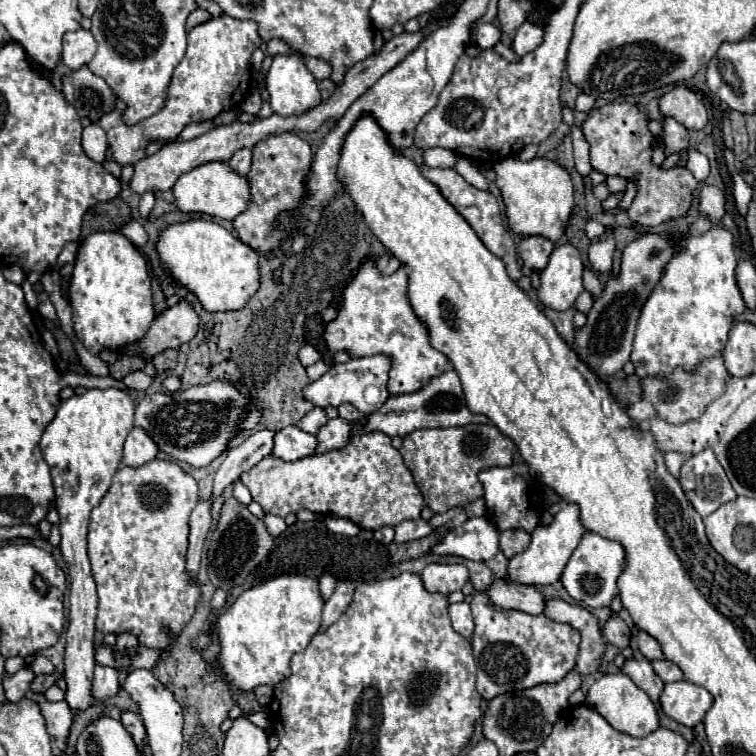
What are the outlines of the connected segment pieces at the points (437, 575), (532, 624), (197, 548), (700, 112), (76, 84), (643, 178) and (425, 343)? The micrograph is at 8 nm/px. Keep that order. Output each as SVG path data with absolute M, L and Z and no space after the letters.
M429 564L421 572L421 578L429 592L449 594L463 588L469 580L469 570L463 564Z
M475 592L471 612L475 618L471 644L477 664L477 690L485 700L539 684L555 684L575 668L581 634L573 626L549 620L545 614L503 610L491 604L483 592Z
M203 500L197 502L197 506L191 512L191 534L189 534L189 552L187 552L187 570L195 576L199 570L199 560L203 552L203 542L207 538L209 526L211 526L211 502Z
M675 86L673 90L669 90L659 100L659 110L663 118L675 118L687 130L701 130L707 124L705 106L697 98L697 94L685 86Z
M87 66L63 76L63 96L75 106L81 118L87 116L91 122L97 122L103 114L115 108L113 90Z
M607 104L589 112L583 124L583 134L591 146L591 166L605 176L623 176L637 180L637 196L631 204L629 218L643 226L657 226L665 220L685 216L693 194L697 190L697 180L687 168L661 170L651 164L651 144L653 134L647 128L647 118L635 104Z
M365 262L345 286L339 316L327 324L323 338L331 354L337 350L349 350L353 358L373 354L391 356L391 394L415 392L425 386L429 378L443 374L447 368L447 358L439 354L439 350L431 348L427 328L413 314L413 308L407 300L407 270L403 266L391 276L381 276L373 262Z

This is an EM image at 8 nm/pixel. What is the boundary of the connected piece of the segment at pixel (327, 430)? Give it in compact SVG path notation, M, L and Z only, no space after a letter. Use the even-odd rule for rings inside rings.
M331 418L325 426L319 428L317 432L317 448L315 452L319 454L325 454L329 450L337 450L337 448L343 448L347 446L347 442L351 440L353 436L353 428L357 426L365 426L367 424L367 418L361 418L361 420L355 420L355 422L349 422L349 420L343 420L343 418Z

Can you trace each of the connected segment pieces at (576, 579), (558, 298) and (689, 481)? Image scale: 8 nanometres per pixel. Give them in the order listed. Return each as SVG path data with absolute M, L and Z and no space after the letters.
M585 532L585 536L581 538L579 546L571 554L571 560L563 570L561 582L573 600L585 602L589 608L603 608L609 606L611 600L619 594L617 578L623 568L625 568L625 550L619 542L601 538L599 534L593 532Z
M573 244L555 246L547 266L539 272L539 302L553 310L567 310L583 292L583 260Z
M703 450L701 454L685 460L681 468L681 486L701 518L713 514L721 504L737 498L713 450Z

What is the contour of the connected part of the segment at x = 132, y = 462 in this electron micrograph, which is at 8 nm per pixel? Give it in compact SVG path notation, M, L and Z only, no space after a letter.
M133 428L125 440L123 464L125 466L143 466L157 456L155 442L145 434L143 428Z

